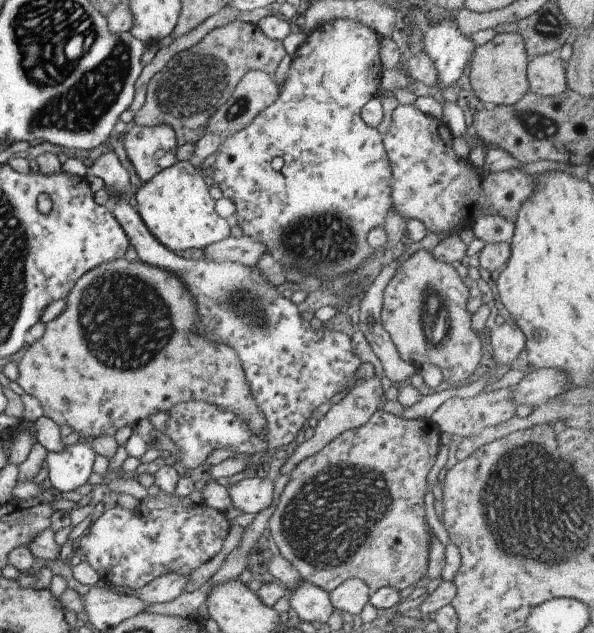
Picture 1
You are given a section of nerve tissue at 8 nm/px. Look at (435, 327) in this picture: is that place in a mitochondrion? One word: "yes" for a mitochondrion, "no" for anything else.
yes

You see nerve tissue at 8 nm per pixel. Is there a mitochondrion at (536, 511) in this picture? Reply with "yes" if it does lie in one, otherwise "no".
yes

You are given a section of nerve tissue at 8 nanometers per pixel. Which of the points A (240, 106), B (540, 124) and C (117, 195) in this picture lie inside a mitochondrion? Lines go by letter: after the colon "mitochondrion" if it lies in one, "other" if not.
A: mitochondrion
B: mitochondrion
C: other

